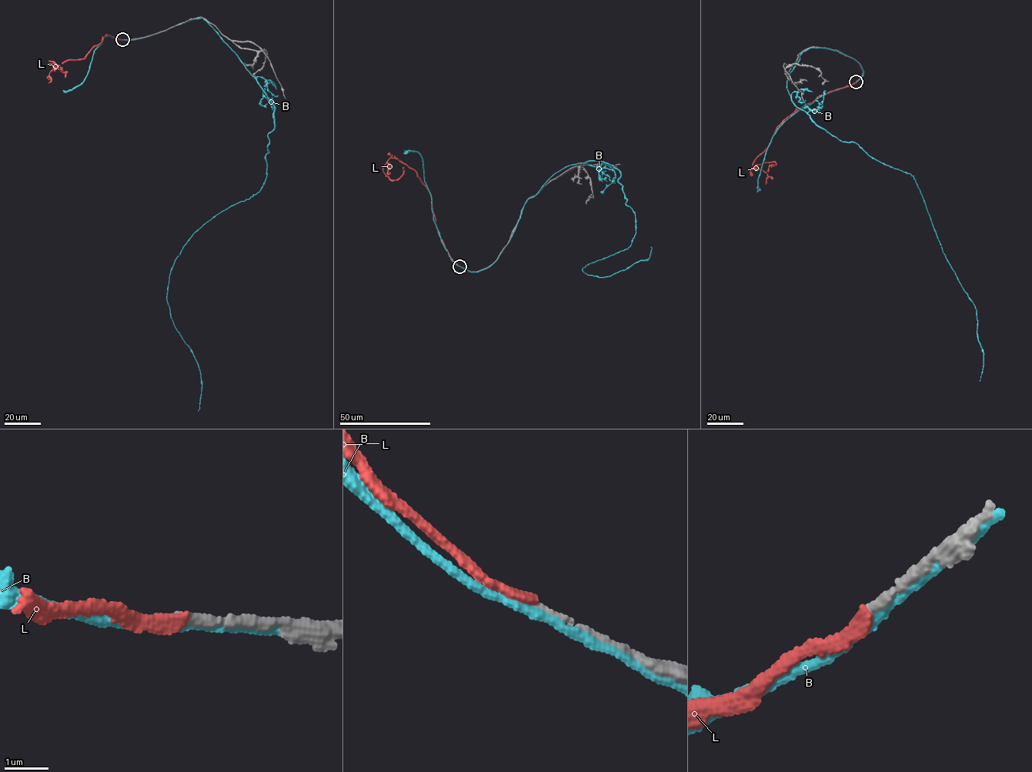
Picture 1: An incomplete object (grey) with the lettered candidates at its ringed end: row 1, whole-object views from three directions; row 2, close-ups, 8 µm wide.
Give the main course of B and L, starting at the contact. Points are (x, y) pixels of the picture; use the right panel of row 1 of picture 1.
B: (856, 81), (864, 71), (855, 60), (809, 48), (787, 90), (813, 121), (913, 177), (976, 311), (979, 381)
L: (856, 81), (819, 95), (779, 125), (772, 142), (752, 165), (753, 168), (776, 162), (767, 172)

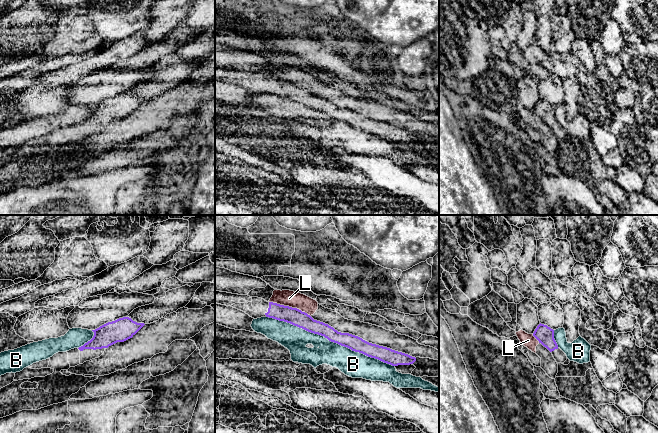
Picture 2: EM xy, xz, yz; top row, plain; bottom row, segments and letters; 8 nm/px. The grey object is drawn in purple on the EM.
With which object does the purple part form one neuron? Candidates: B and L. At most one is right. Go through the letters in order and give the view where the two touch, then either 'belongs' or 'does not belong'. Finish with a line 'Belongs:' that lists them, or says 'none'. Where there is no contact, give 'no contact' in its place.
B: xz | does not belong
L: xz | does not belong
Belongs: none

